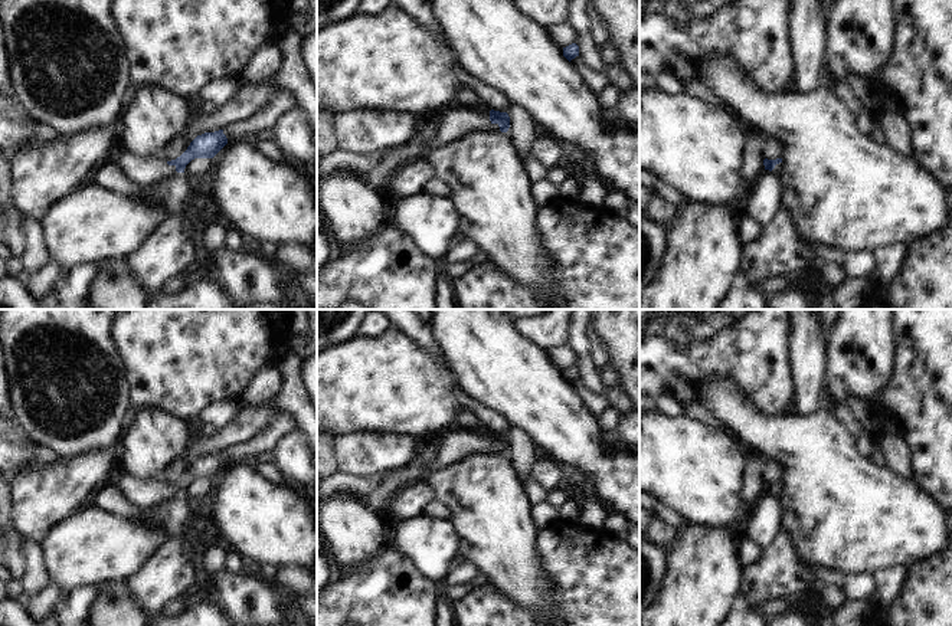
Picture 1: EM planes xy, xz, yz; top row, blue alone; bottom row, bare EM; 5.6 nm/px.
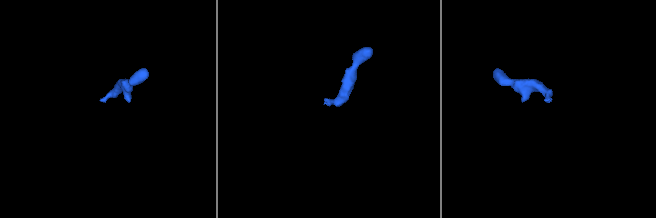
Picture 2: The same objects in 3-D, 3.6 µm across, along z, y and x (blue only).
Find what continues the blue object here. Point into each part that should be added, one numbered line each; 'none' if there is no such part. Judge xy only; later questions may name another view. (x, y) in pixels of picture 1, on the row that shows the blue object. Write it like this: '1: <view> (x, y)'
1: xy (141, 170)

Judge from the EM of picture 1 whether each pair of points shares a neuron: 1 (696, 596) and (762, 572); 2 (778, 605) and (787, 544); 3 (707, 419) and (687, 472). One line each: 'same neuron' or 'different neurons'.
1: different neurons
2: different neurons
3: different neurons

